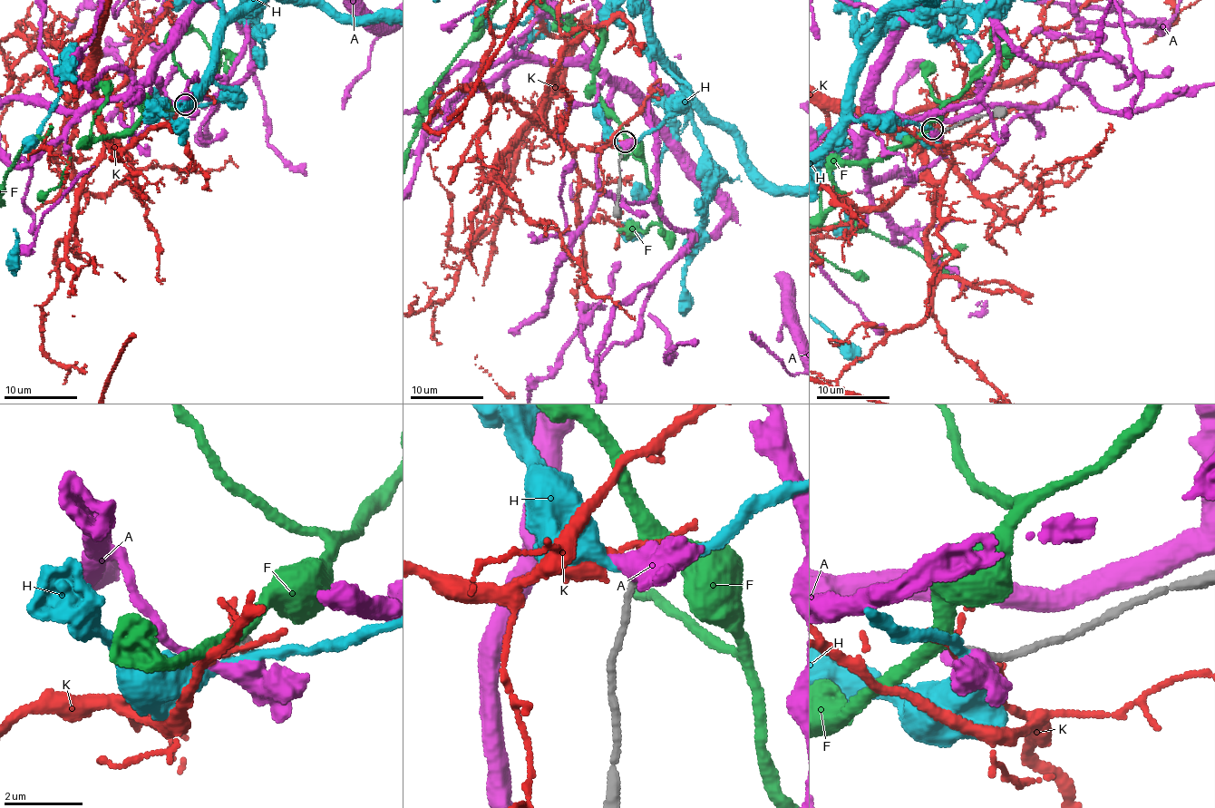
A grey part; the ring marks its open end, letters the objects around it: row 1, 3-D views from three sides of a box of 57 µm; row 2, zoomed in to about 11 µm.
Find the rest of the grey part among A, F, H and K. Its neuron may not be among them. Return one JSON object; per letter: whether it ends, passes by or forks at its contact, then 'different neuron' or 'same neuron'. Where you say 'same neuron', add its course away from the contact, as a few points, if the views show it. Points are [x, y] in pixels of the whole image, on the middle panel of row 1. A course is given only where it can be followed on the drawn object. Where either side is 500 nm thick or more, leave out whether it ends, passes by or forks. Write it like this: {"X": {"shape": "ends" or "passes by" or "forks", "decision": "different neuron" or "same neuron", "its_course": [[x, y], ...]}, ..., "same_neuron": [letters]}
{"A": {"shape": "passes by", "decision": "different neuron"}, "F": {"shape": "passes by", "decision": "same neuron"}, "H": {"shape": "passes by", "decision": "different neuron"}, "K": {"shape": "forks", "decision": "different neuron"}, "same_neuron": ["F"]}

